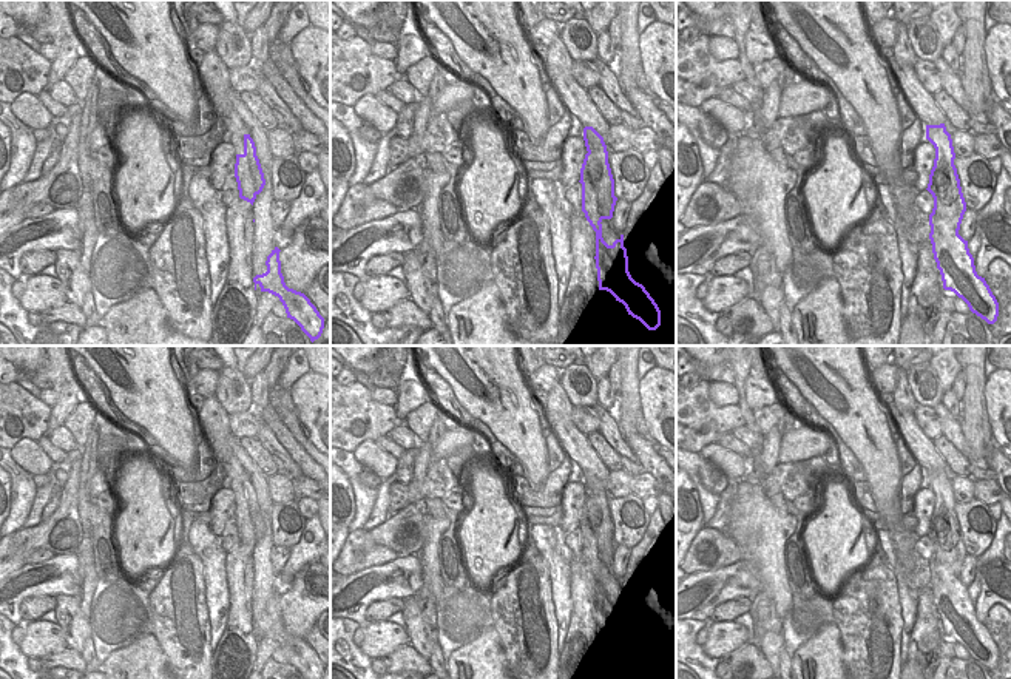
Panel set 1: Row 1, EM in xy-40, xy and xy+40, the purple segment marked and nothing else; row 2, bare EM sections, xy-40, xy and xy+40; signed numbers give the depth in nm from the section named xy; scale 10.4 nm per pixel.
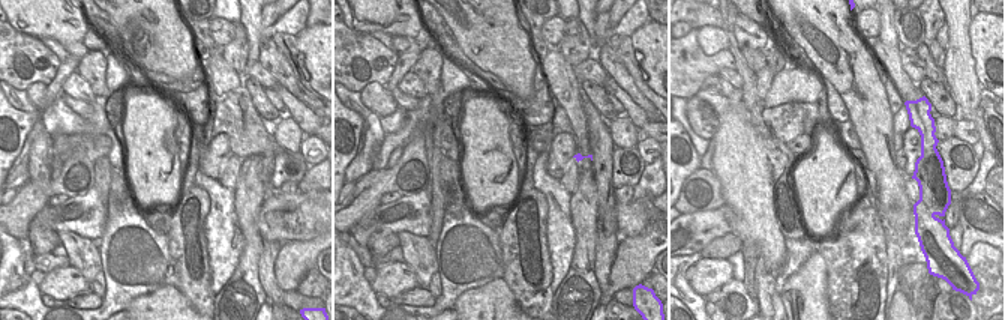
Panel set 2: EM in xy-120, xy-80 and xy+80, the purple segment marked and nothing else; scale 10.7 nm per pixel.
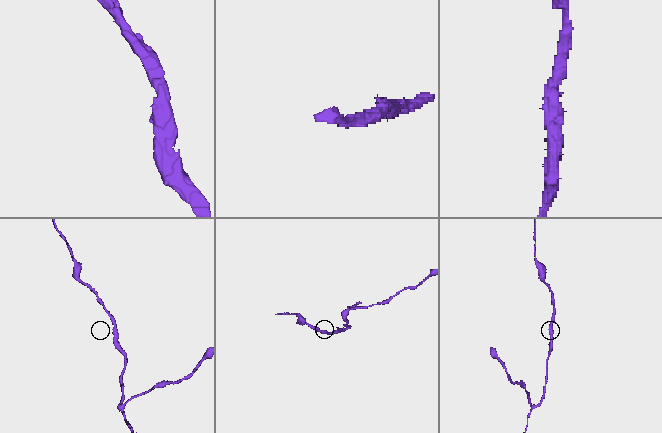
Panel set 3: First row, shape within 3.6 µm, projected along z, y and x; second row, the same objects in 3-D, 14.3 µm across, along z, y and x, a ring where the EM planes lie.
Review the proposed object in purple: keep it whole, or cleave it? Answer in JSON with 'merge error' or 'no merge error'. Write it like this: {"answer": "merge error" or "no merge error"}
{"answer": "no merge error"}

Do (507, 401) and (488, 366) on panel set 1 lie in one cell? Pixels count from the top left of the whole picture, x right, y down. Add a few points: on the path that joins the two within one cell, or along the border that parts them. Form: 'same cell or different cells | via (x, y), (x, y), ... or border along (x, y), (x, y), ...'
same cell | via (502, 392), (500, 386), (490, 375)

